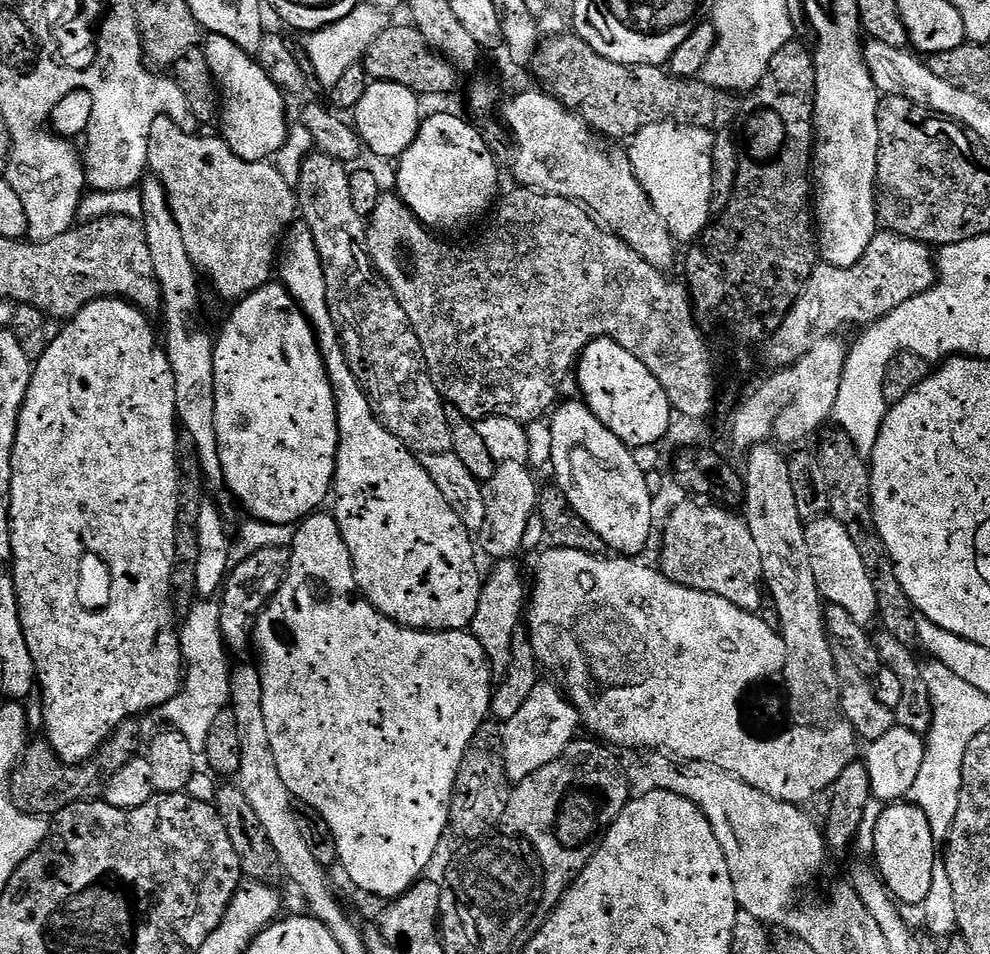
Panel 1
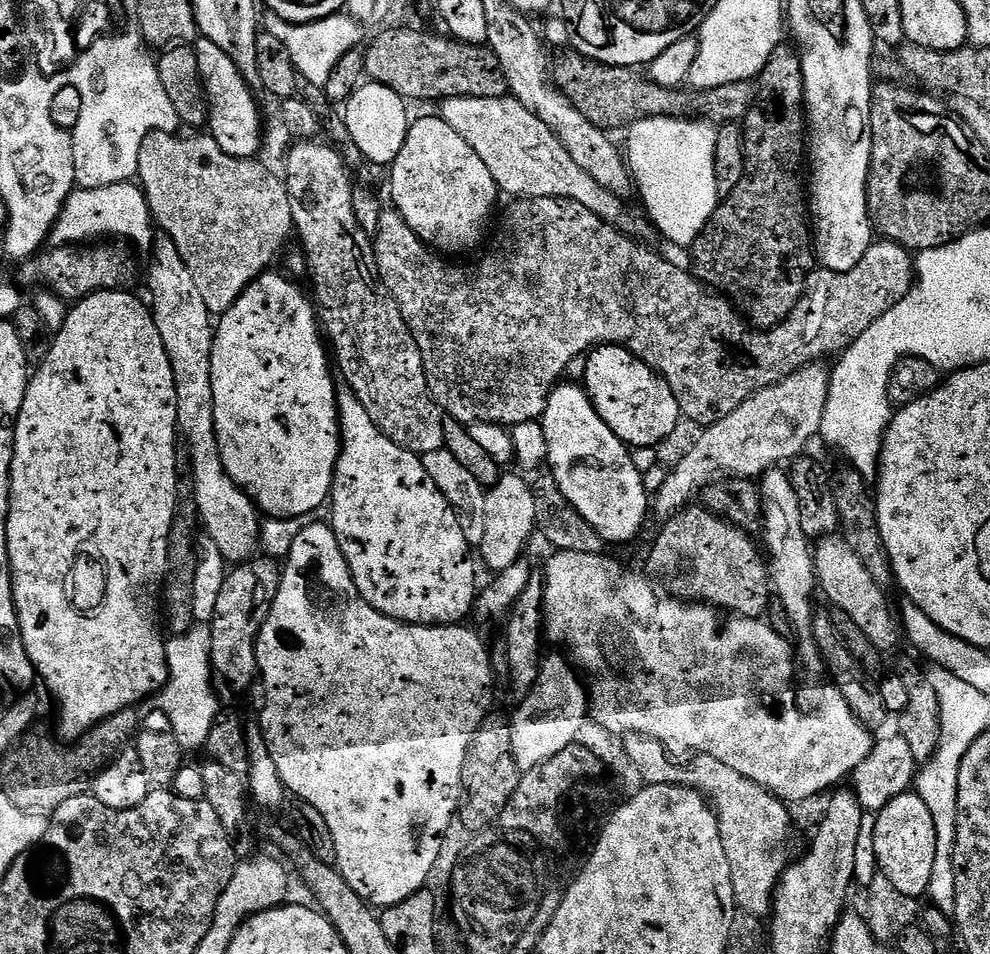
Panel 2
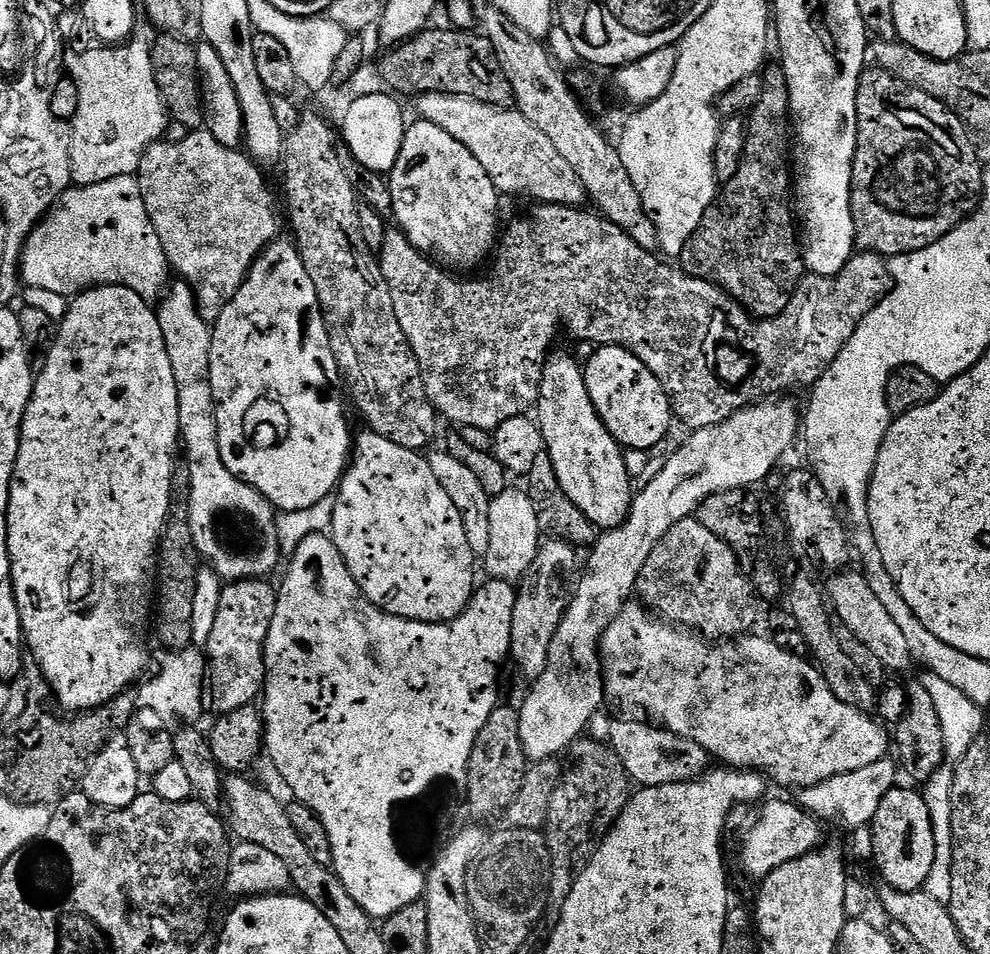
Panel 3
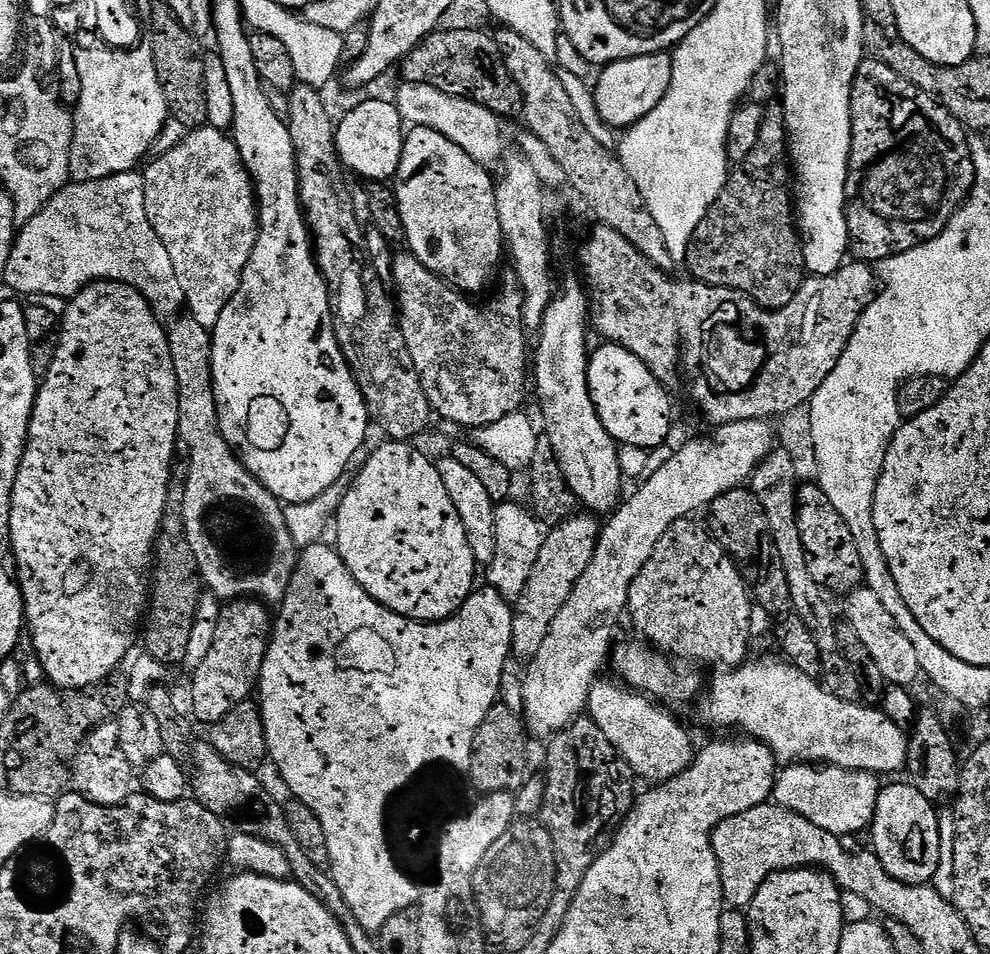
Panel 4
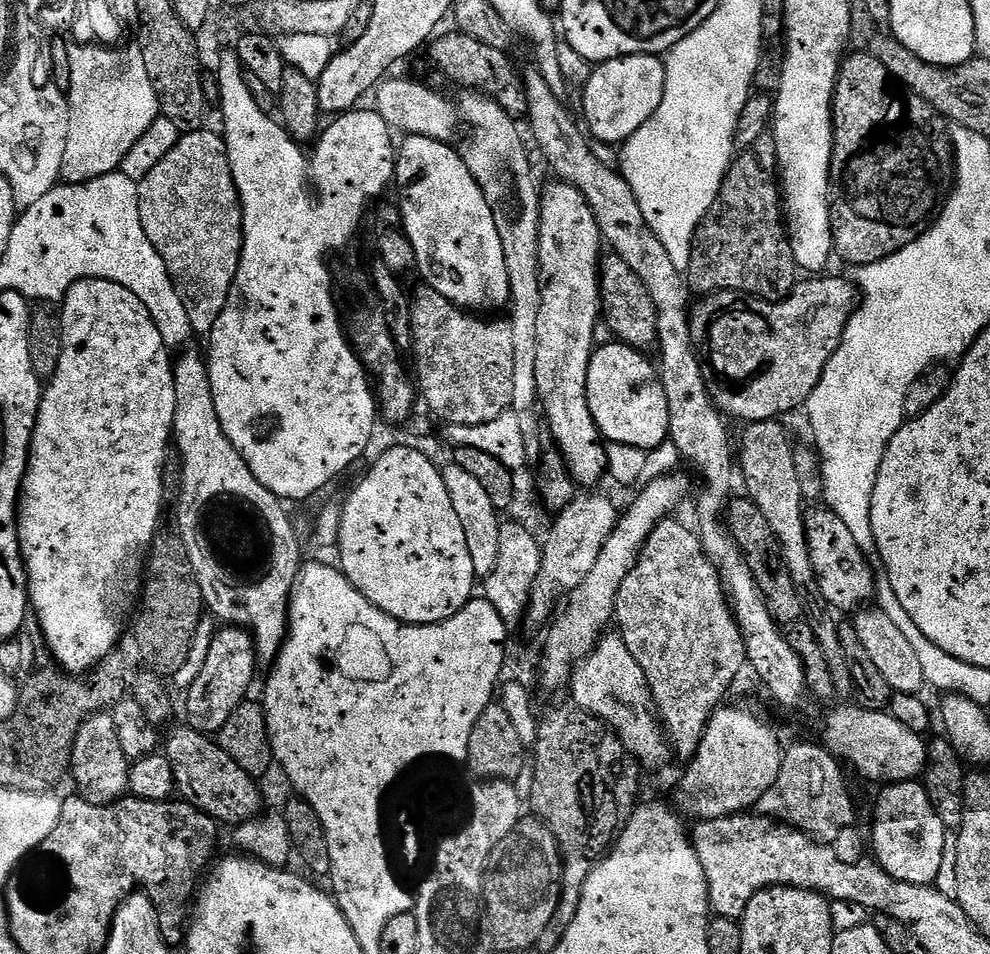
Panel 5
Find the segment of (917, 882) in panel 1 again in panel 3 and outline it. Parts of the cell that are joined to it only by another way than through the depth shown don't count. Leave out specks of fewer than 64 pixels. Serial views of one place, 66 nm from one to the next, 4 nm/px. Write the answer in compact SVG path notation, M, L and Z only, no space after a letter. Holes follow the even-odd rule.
M897 786L889 790L886 798L878 806L878 814L874 814L870 825L872 831L872 852L876 855L876 864L884 875L883 883L899 892L918 892L927 885L930 878L930 866L934 866L936 843L934 842L934 826L930 822L930 810L926 806L923 795L912 788Z

